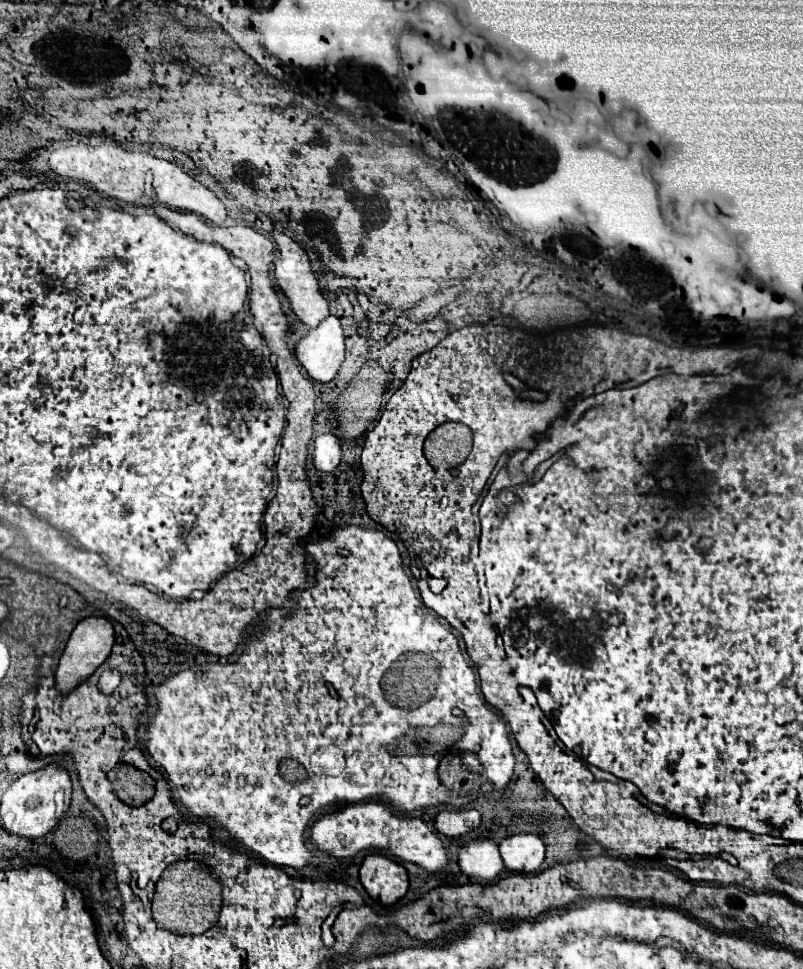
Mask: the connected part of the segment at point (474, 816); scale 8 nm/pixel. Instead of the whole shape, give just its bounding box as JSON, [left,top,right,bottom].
[435,810,481,838]

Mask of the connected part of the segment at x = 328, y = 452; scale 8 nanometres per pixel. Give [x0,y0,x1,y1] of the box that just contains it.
[313,434,341,472]

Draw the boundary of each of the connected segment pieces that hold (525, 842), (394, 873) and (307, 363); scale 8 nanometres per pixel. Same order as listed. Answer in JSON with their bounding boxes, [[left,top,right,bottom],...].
[[501,834,545,874],[359,854,409,906],[295,316,345,380]]

